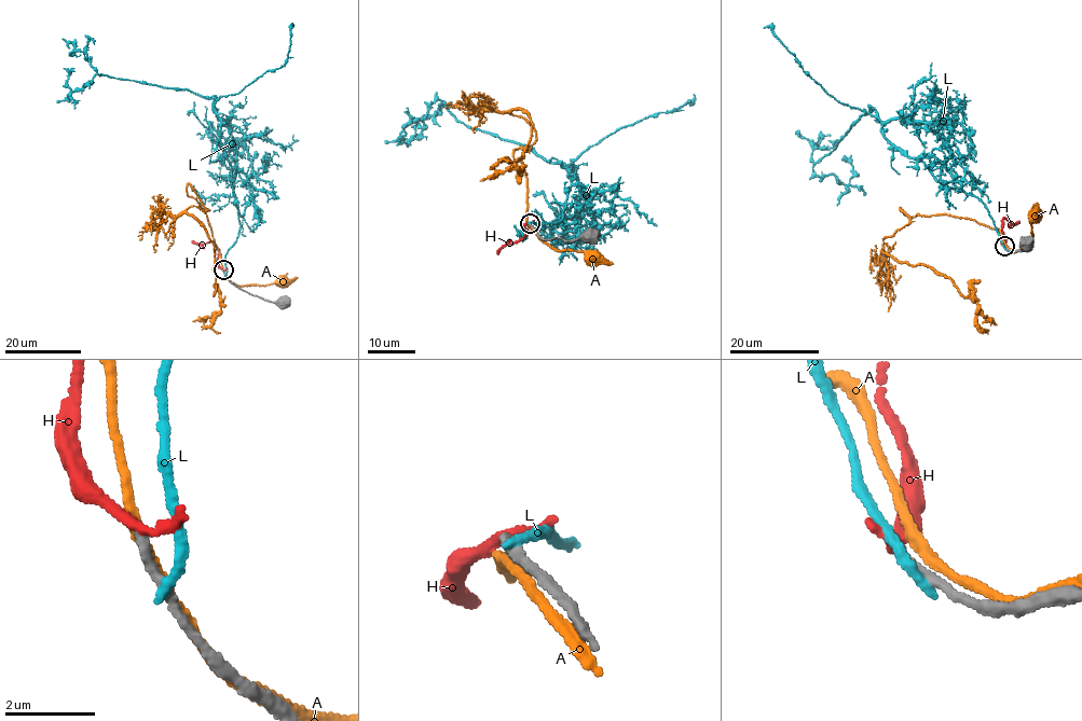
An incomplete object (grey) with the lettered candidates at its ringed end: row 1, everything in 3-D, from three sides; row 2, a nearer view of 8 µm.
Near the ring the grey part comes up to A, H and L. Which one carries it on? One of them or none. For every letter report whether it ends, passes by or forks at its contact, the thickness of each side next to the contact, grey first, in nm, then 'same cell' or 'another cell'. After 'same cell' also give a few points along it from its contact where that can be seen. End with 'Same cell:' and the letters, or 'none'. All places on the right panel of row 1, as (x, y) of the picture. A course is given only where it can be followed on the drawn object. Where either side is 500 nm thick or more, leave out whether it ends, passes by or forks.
A: it passes by; 280 nm thick on the grey side, 200 nm on the other; another cell
H: it ends there; 200 nm thick on the grey side, 260 nm on the other; another cell
L: it ends there; 280 nm thick on the grey side, 260 nm on the other; another cell
Same cell: none

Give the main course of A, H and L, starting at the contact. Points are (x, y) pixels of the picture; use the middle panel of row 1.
A: (529, 224), (535, 234), (560, 250), (583, 250), (594, 257)
H: (529, 222), (523, 226), (529, 233), (512, 243), (505, 244), (497, 254)
L: (530, 223), (563, 219), (572, 164), (571, 171), (467, 127), (439, 99), (405, 126), (402, 141), (415, 135)

